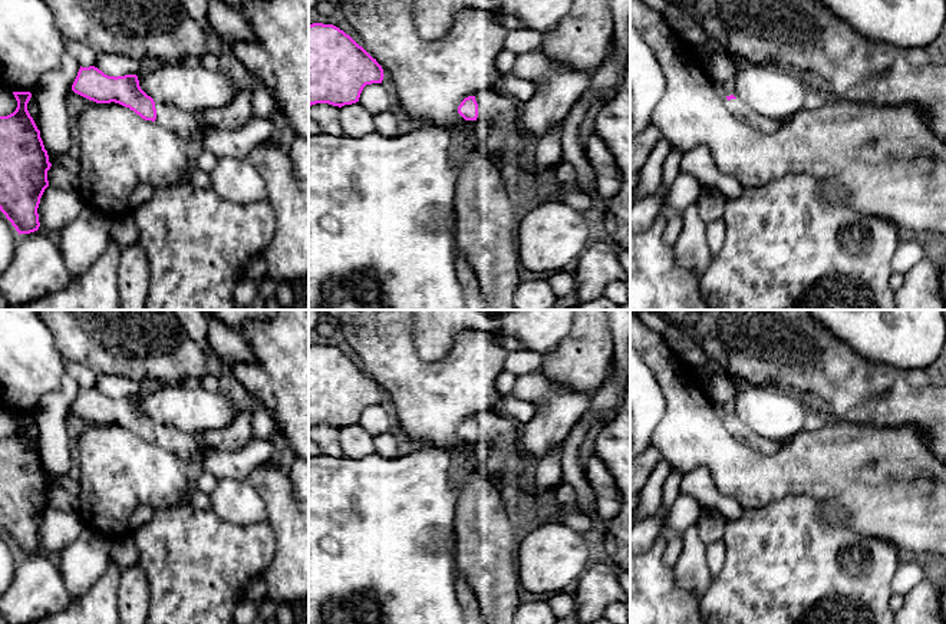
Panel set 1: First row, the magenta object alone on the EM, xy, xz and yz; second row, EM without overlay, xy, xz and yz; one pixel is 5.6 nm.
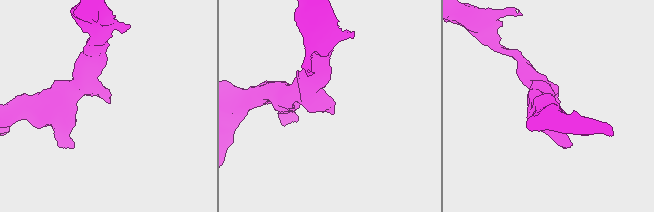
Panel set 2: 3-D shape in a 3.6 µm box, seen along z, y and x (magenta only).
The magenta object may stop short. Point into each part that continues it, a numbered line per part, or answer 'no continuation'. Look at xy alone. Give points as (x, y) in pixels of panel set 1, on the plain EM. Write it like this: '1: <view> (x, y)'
1: xy (187, 446)

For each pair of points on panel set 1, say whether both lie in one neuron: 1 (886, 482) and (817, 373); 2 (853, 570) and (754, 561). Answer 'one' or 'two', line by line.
1: two
2: one

